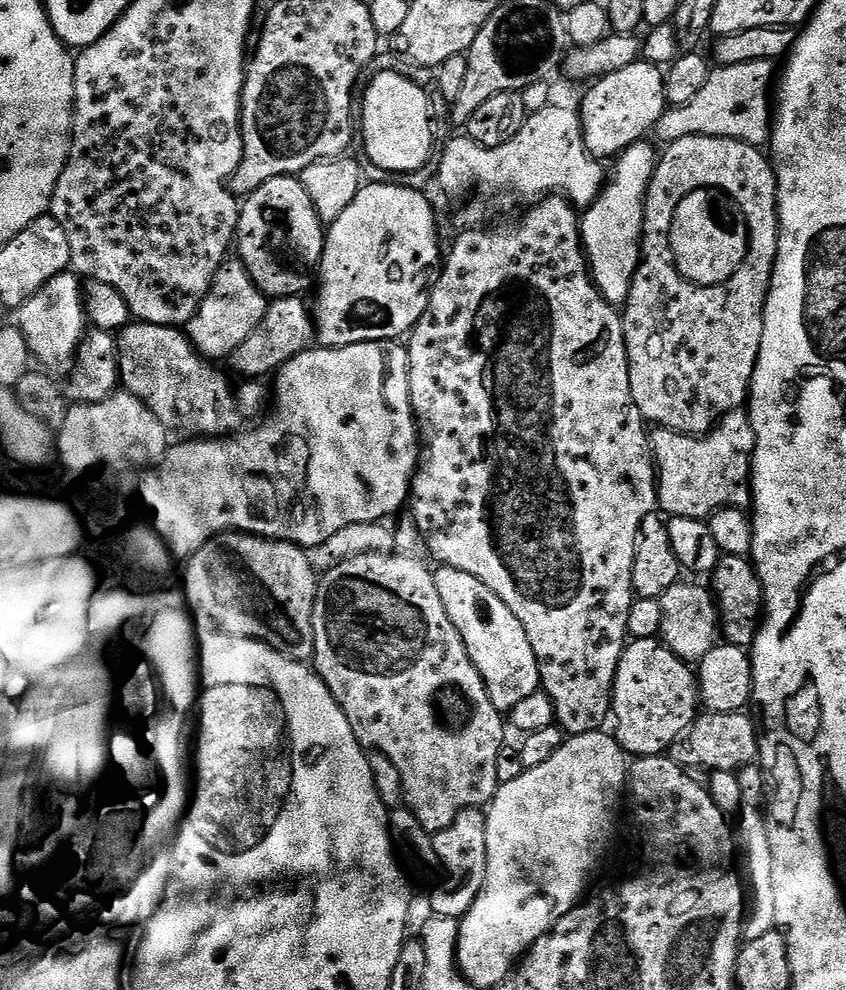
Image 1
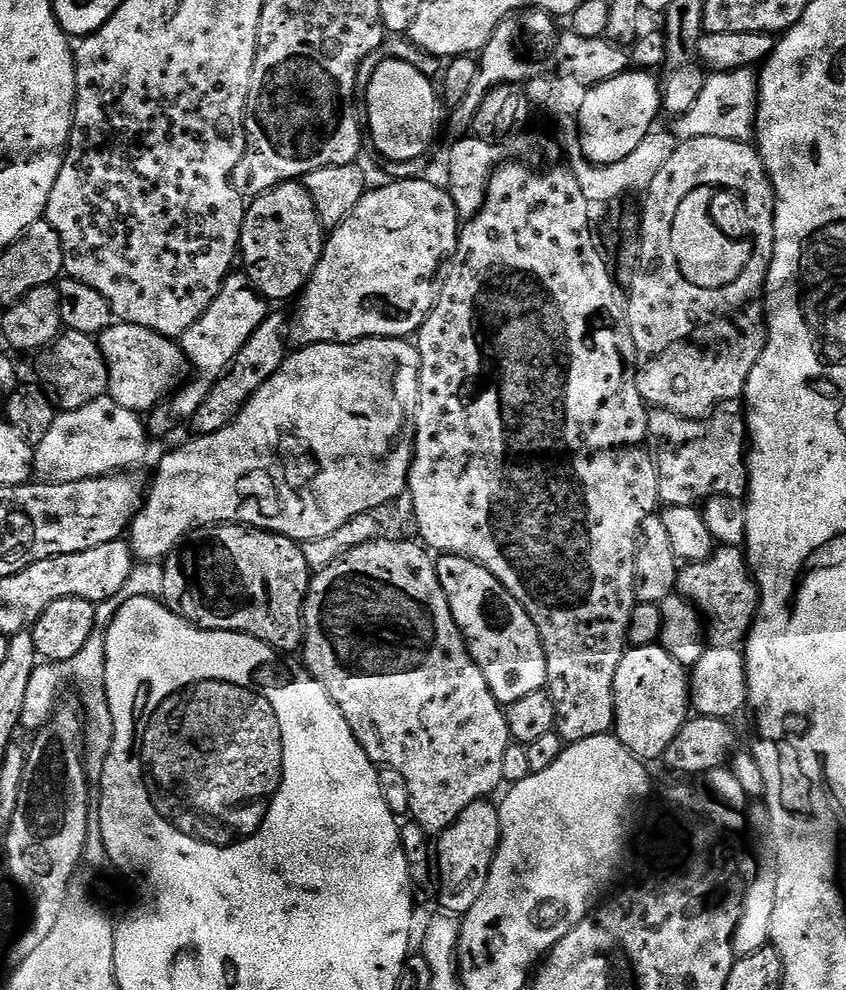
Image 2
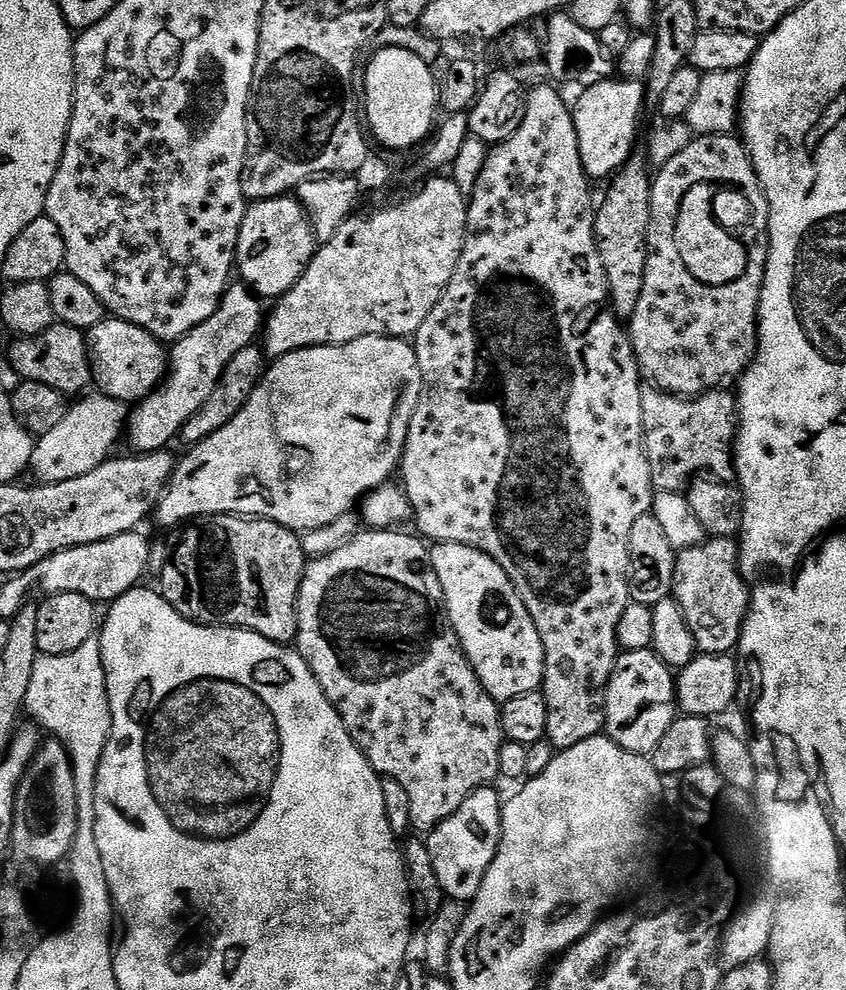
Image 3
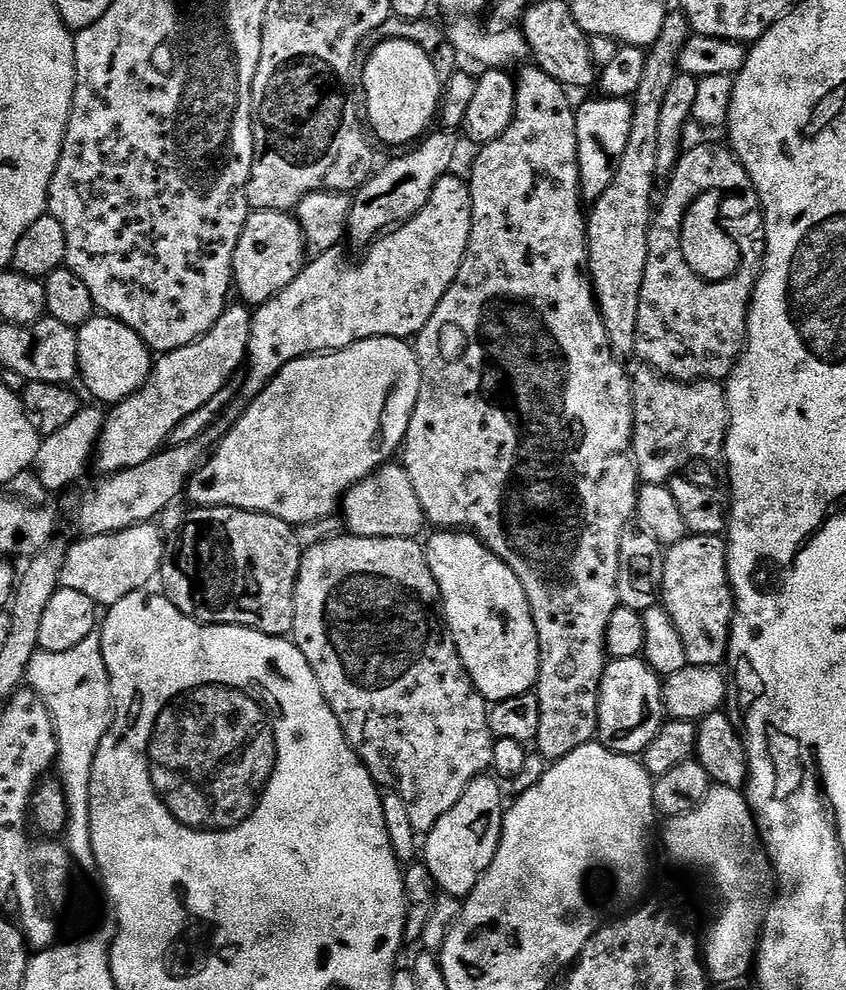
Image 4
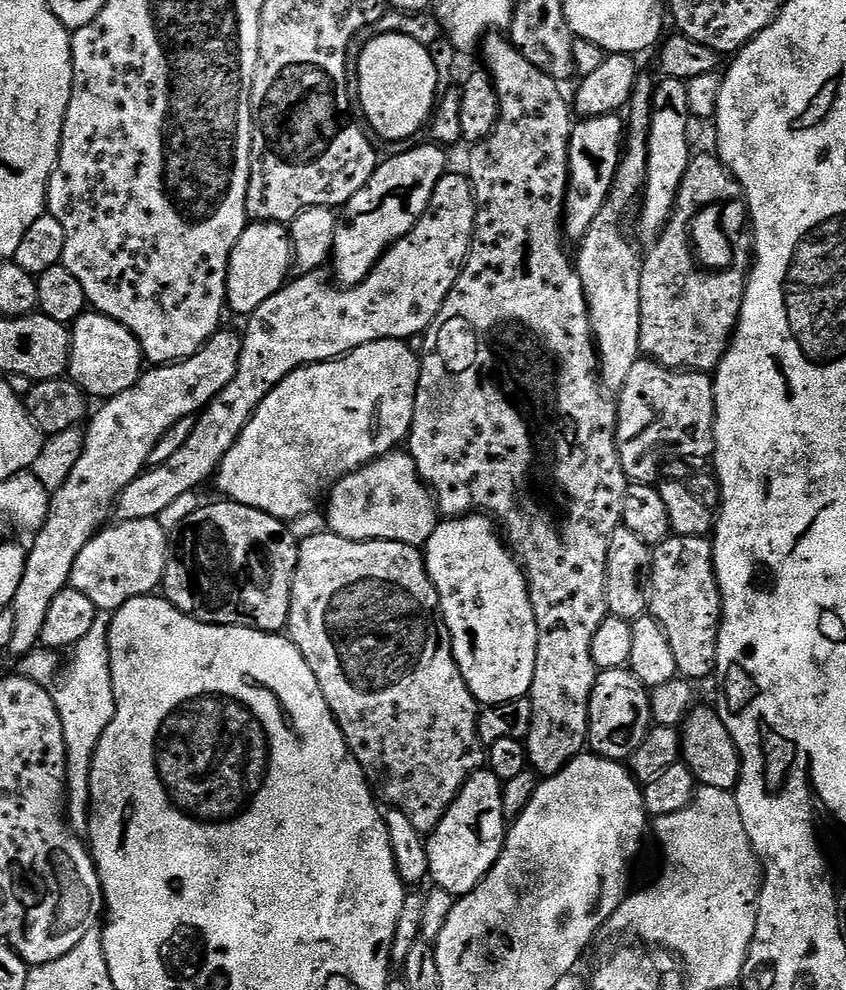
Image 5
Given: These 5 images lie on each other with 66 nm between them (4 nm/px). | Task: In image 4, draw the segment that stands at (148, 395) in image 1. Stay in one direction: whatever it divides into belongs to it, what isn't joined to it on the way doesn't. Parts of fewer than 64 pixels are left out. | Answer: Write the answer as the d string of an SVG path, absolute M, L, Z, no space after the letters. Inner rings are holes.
M93 314L76 334L78 342L78 373L84 379L84 388L93 396L93 401L104 406L115 406L134 394L148 380L154 367L153 353L144 340L113 316ZM101 400L101 401L100 401Z

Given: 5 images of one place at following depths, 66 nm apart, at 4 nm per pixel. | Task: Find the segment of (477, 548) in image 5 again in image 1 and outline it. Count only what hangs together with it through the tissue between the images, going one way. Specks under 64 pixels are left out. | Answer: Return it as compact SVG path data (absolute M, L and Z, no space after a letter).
M445 567L443 571L436 576L436 585L444 605L466 642L470 658L488 684L494 706L501 713L511 713L512 708L524 698L541 691L542 665L536 656L536 646L528 636L524 623L516 616L516 609L486 582L457 568Z

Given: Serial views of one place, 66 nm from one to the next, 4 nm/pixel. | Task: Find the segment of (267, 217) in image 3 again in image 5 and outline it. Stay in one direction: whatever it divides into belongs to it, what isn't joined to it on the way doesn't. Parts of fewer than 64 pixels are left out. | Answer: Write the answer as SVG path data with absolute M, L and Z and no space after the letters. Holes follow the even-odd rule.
M253 221L245 228L242 237L236 243L237 251L230 254L228 263L227 307L238 315L251 316L266 298L270 298L290 279L294 268L291 252L282 252L282 245L292 244L291 231L283 224ZM245 248L248 252L243 252ZM273 248L273 252L268 252ZM288 271L290 273L288 273Z

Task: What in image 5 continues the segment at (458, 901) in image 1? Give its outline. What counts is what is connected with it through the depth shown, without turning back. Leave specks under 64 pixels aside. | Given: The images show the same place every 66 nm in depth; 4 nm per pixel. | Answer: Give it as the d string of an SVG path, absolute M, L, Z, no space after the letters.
M481 770L462 786L456 800L446 810L442 822L427 837L428 875L452 898L470 894L486 878L504 849L506 823L503 818L503 788L491 770Z

